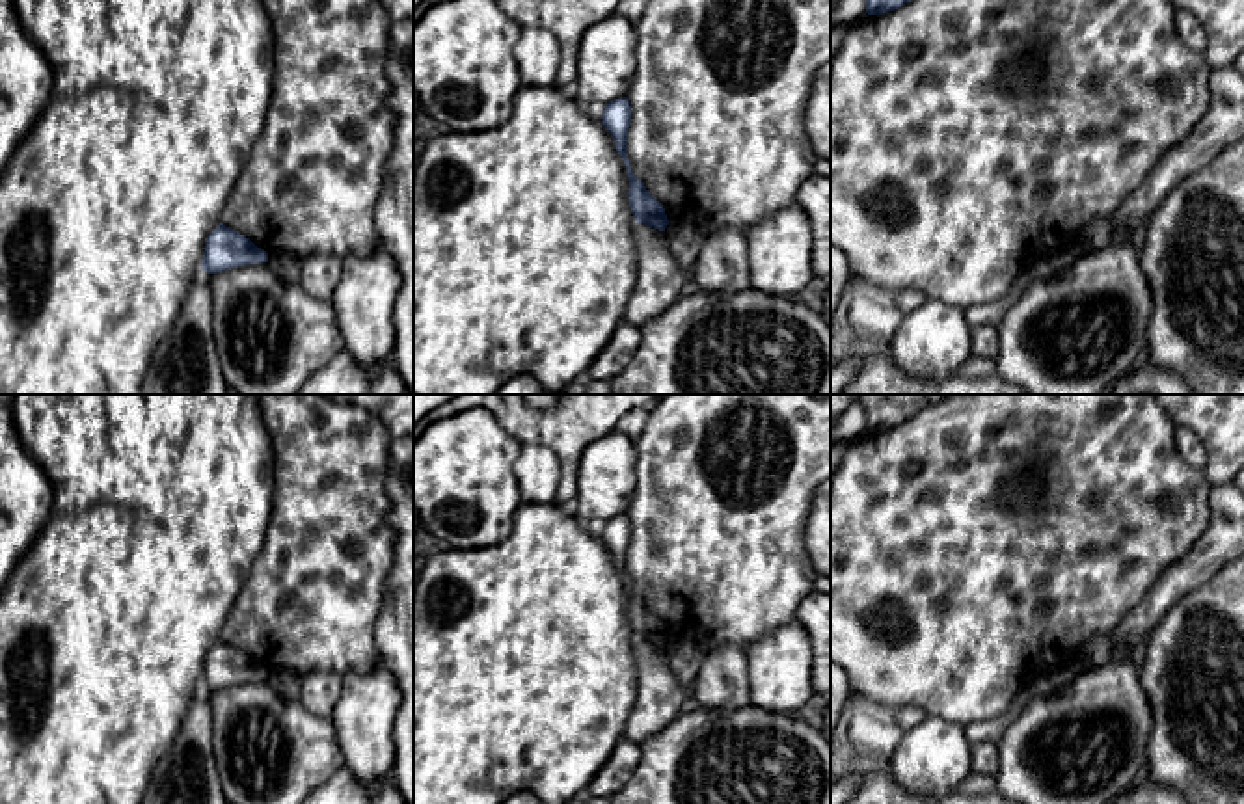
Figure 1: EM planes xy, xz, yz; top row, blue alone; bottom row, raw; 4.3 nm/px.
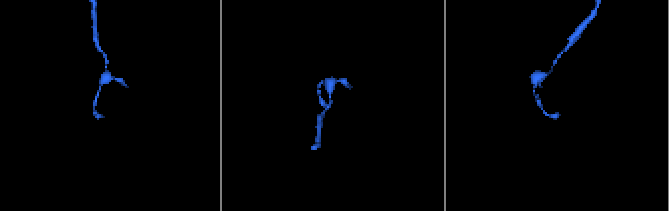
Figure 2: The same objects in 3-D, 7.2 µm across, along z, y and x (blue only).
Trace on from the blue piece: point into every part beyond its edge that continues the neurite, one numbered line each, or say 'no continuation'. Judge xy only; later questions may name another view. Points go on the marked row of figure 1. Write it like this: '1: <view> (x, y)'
no continuation

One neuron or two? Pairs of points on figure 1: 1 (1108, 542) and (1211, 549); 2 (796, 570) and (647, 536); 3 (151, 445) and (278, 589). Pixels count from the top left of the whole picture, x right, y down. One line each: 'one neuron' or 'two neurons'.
1: two neurons
2: one neuron
3: two neurons

